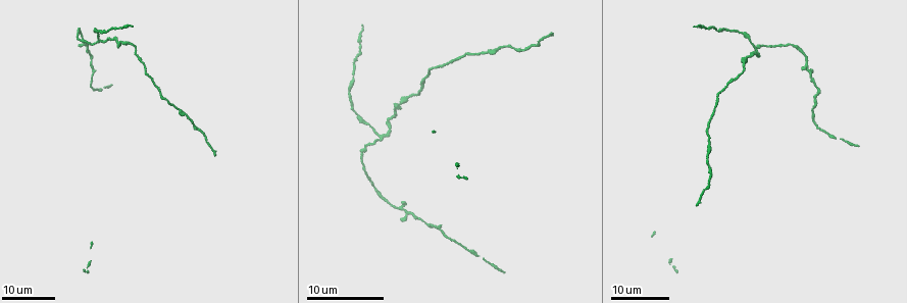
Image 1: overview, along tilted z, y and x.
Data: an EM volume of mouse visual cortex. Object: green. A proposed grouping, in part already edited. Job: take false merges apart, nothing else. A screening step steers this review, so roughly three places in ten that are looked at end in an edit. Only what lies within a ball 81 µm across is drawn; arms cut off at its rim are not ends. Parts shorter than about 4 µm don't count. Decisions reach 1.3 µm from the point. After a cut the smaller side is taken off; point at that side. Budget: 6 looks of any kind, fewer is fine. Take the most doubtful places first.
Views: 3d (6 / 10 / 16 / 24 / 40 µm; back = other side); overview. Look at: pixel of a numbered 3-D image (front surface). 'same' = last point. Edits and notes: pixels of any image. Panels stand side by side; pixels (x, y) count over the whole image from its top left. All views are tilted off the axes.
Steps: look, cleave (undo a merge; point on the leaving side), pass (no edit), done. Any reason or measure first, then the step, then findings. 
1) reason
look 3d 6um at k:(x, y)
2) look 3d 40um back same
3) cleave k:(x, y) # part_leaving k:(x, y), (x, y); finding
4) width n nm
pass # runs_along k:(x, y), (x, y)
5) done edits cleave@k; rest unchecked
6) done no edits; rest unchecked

three arms meet
look 3d 24um at 1:(97, 42)

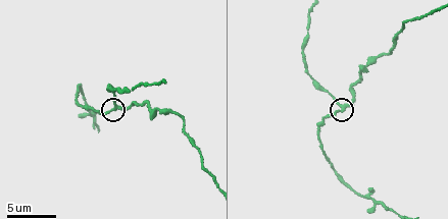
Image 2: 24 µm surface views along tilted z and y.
look 3d 10um at 2:(116, 108)

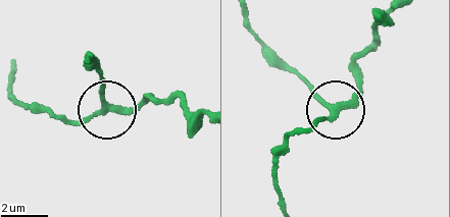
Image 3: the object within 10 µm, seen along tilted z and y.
look 3d 6um at 3:(102, 111)

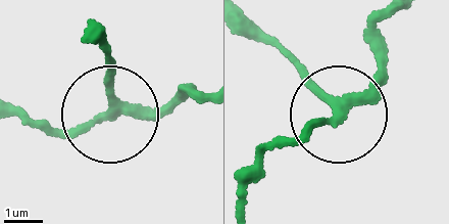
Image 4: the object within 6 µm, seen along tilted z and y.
arms 3
pass # continuous, no second neuron

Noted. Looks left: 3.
side arm on a straight run
look 3d 6um at 2:(366, 199)

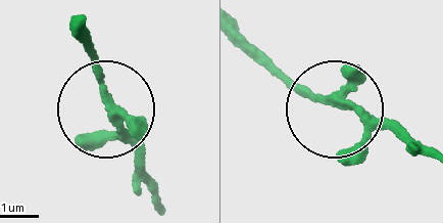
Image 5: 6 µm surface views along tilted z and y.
pass # runs_along 5:(79, 41), (113, 122), (157, 183); all the same neuron

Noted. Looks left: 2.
three-way junction
look 3d 10um at 2:(152, 109)

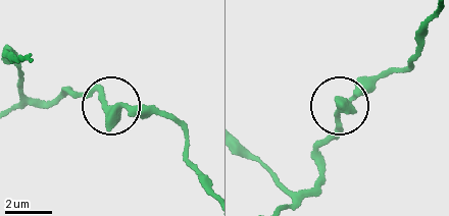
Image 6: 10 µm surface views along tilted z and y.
look 3d 10um back same

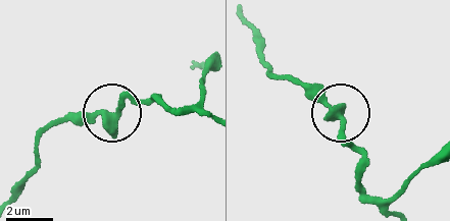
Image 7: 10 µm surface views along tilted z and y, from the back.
pass # runs_along 7:(243, 15), (260, 62), (272, 74), (320, 97), (363, 160); continuous, no second neuron

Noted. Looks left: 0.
done no edits; rest unchecked

